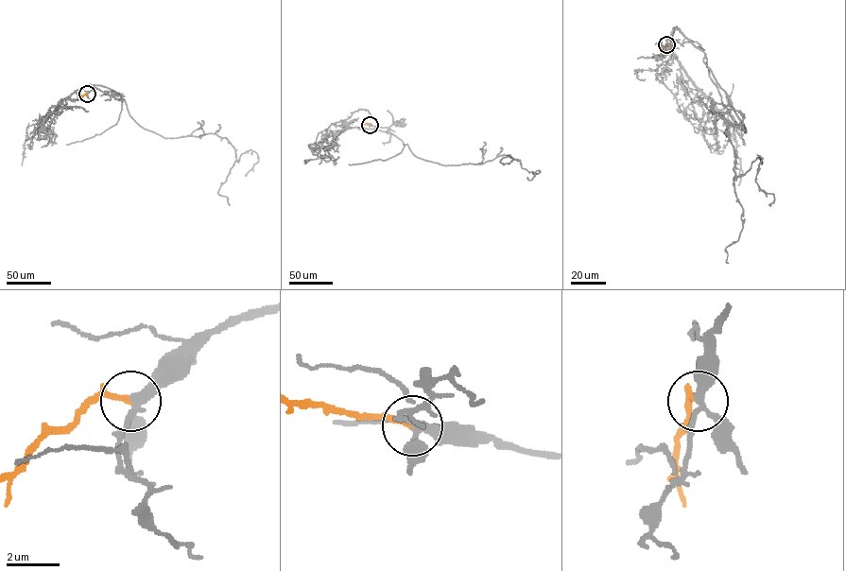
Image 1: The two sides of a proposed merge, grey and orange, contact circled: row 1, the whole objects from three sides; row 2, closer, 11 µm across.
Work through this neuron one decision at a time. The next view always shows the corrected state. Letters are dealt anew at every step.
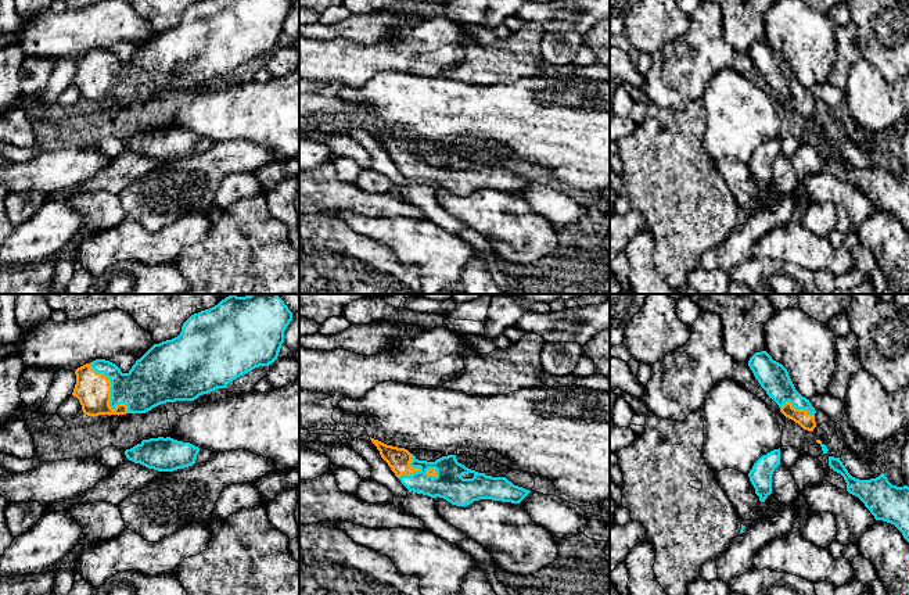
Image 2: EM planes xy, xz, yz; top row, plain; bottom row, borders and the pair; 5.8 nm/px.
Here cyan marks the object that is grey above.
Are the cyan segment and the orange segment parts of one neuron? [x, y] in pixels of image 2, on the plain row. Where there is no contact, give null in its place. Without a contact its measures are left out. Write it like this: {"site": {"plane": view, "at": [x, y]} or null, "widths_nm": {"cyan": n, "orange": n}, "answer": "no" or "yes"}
{"site": {"plane": "xy", "at": [111, 83]}, "widths_nm": {"cyan": 280, "orange": 200}, "answer": "yes"}

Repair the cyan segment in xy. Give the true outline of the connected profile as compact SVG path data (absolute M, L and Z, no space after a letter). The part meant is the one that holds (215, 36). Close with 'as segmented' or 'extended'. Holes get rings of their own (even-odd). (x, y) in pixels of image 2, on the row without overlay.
M201 0L183 12L177 26L154 33L127 62L122 62L115 53L105 49L96 49L78 57L72 85L79 89L87 105L145 103L161 93L194 90L202 83L226 78L230 71L255 57L273 53L291 10L291 0Z; extended

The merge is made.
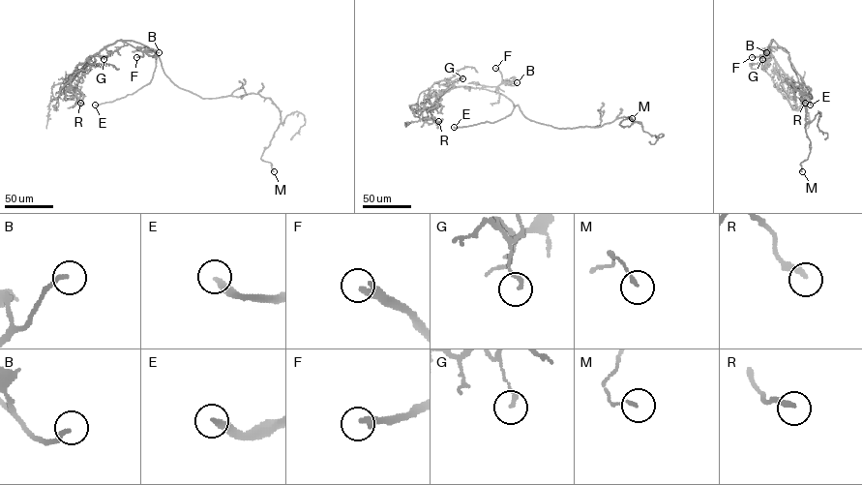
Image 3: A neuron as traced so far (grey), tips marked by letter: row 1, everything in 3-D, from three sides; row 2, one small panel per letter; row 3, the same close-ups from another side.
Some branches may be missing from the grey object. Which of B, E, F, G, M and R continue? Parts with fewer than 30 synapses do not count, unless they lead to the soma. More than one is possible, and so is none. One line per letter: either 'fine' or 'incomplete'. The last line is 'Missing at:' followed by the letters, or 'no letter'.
B: incomplete
E: incomplete
F: incomplete
G: fine
M: fine
R: fine
Missing at: B, E, F

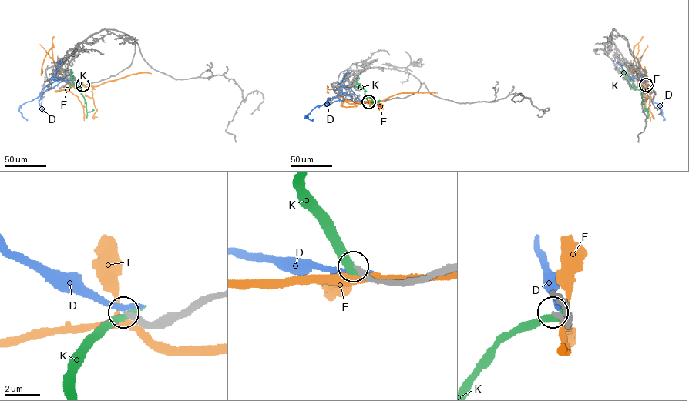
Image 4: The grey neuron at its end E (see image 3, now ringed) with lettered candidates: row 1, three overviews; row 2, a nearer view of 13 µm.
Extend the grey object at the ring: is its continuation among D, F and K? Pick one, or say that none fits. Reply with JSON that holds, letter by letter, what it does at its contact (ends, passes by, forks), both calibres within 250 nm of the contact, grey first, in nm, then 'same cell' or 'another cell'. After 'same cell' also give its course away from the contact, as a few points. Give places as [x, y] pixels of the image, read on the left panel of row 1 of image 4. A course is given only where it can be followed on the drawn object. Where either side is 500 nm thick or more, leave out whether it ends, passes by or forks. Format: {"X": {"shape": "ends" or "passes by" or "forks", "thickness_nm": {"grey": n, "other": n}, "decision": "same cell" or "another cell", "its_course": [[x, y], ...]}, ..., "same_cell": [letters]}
{"D": {"shape": "ends", "thickness_nm": {"grey": 360, "other": 440}, "decision": "another cell"}, "F": {"shape": "passes by", "thickness_nm": {"grey": 440, "other": 360}, "decision": "another cell"}, "K": {"shape": "ends", "thickness_nm": {"grey": 400, "other": 480}, "decision": "another cell"}, "same_cell": []}

